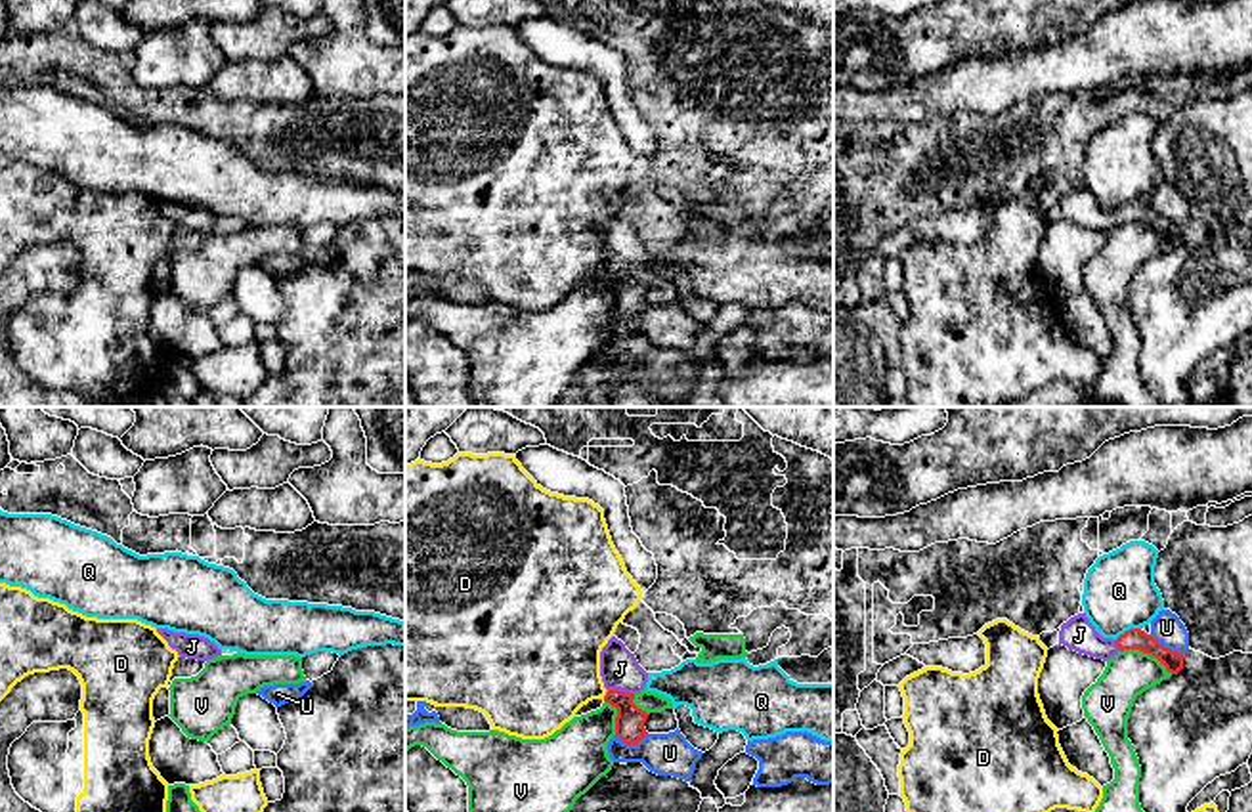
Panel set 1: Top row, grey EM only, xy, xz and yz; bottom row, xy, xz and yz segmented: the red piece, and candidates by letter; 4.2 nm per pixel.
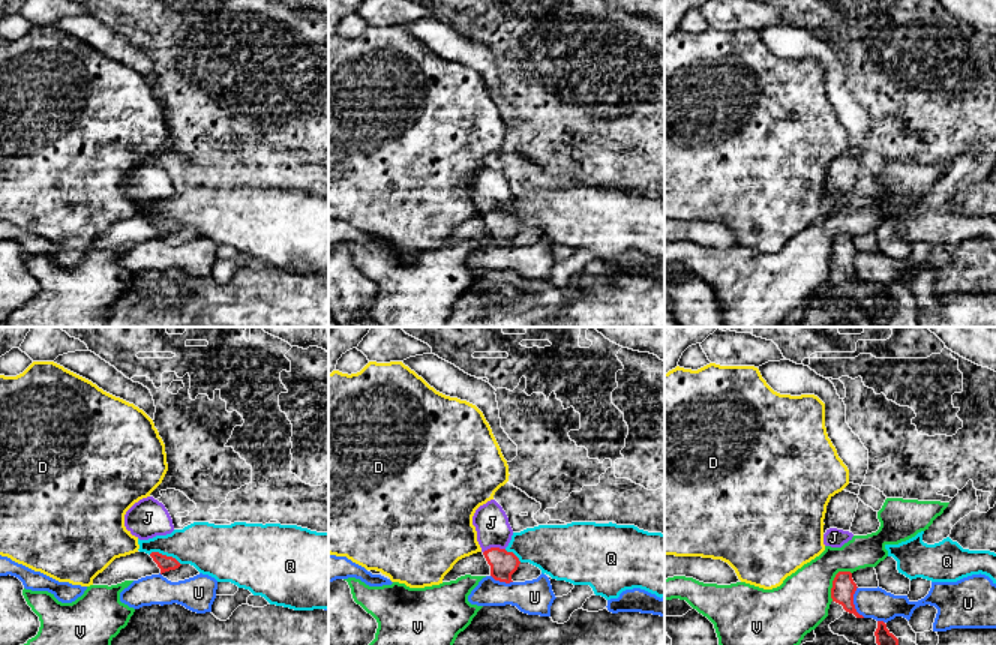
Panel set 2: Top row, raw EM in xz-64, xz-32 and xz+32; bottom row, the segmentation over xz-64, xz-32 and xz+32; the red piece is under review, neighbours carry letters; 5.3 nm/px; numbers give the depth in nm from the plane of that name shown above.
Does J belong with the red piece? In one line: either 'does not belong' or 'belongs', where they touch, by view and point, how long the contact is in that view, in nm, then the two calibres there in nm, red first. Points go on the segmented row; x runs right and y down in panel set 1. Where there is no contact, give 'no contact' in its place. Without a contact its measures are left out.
belongs | xz (622, 692) | 110 nm | 130/160 nm

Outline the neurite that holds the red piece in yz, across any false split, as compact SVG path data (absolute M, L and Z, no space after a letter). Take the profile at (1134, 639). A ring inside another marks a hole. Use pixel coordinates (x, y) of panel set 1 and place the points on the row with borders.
M1078 613L1061 625L1059 644L1103 661L1112 659L1118 652L1124 650L1139 650L1156 657L1172 674L1177 674L1183 669L1183 653L1164 648L1145 630L1130 629L1116 640L1103 638L1090 623L1086 613Z

